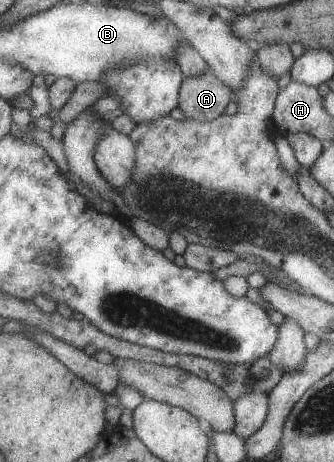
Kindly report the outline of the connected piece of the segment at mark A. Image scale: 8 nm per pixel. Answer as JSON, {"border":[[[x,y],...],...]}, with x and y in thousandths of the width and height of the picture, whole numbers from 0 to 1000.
{"border":[[[638,154],[596,169],[566,169],[548,182],[539,212],[539,234],[551,240],[560,258],[593,260],[596,264],[644,264],[683,242],[686,227],[713,216],[704,195]]]}

